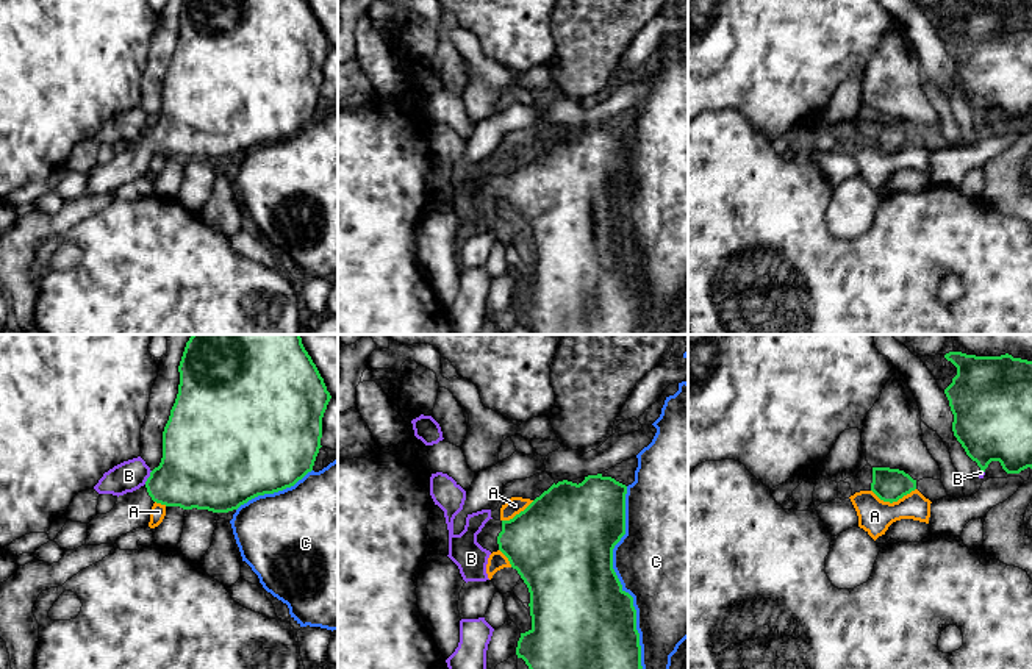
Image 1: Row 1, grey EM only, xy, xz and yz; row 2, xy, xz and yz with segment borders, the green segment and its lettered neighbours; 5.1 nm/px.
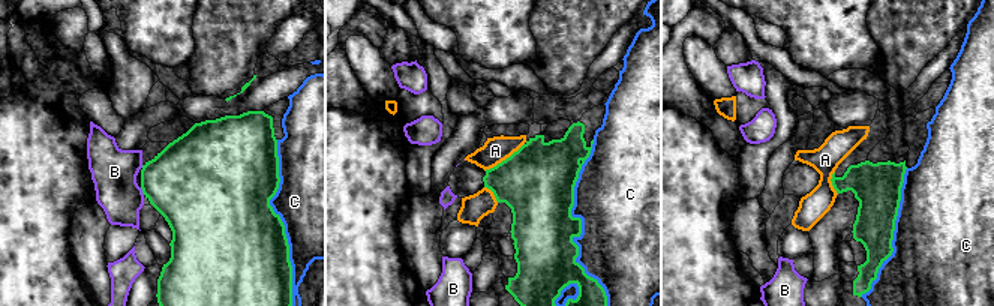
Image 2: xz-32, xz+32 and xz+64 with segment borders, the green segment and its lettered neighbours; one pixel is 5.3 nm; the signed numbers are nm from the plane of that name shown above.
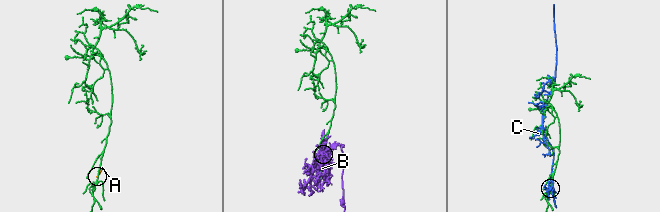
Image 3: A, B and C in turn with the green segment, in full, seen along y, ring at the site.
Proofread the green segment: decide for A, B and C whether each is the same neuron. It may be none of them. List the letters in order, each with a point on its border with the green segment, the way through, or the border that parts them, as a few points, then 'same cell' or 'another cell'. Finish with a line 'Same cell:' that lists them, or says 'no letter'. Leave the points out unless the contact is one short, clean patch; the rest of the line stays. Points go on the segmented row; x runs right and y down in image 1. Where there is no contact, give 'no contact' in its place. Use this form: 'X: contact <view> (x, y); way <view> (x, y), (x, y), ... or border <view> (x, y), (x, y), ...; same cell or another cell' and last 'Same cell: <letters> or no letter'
A: contact yz (893, 500); border yz (915, 488), (892, 502), (881, 500), (871, 491); another cell
B: contact xy (149, 477); another cell
C: contact xz (616, 577); another cell
Same cell: no letter

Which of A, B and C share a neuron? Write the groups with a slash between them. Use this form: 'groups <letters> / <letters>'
groups A / B / C

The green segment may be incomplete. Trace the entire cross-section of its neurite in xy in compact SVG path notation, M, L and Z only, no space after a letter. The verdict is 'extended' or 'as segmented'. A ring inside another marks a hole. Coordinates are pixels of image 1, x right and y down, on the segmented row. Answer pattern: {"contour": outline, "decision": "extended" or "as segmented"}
{"contour": "M192 334L186 342L180 366L180 385L175 403L170 410L169 420L163 431L163 458L158 467L150 472L145 485L133 492L117 497L114 508L106 514L97 514L88 524L88 538L84 546L113 544L122 536L139 527L149 525L150 510L153 503L166 506L180 506L183 510L208 510L213 513L228 513L238 510L249 500L283 491L294 486L308 472L313 470L316 456L319 453L322 438L322 417L331 399L324 378L321 377L316 364L305 350L300 334Z", "decision": "extended"}

